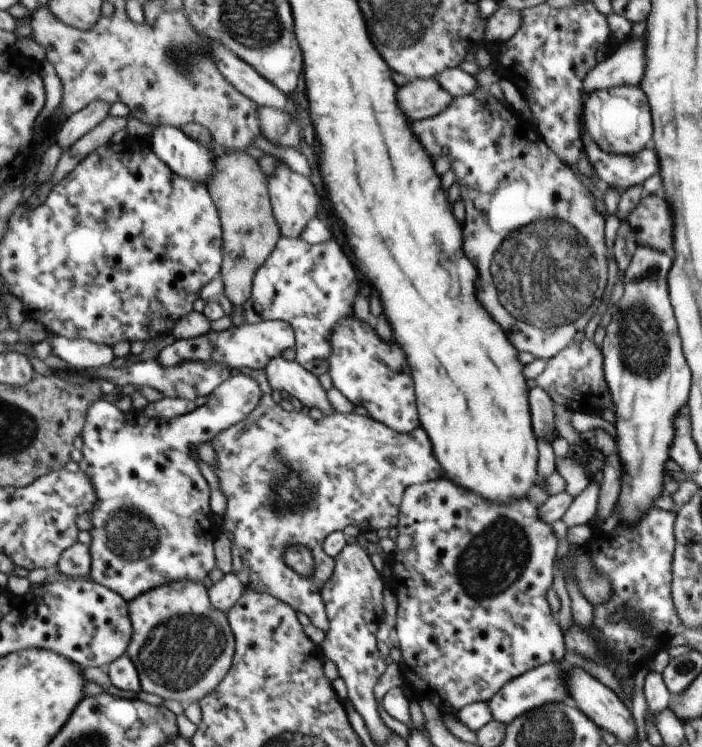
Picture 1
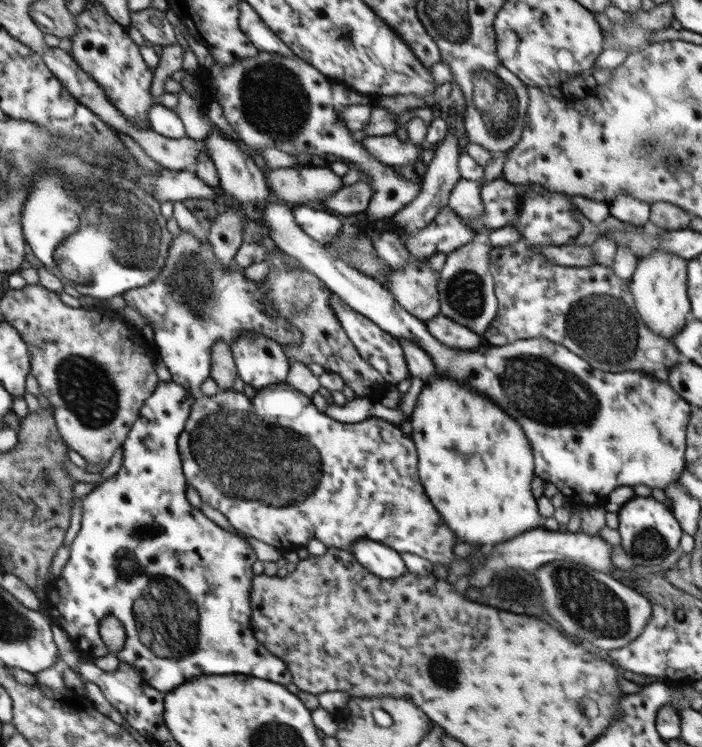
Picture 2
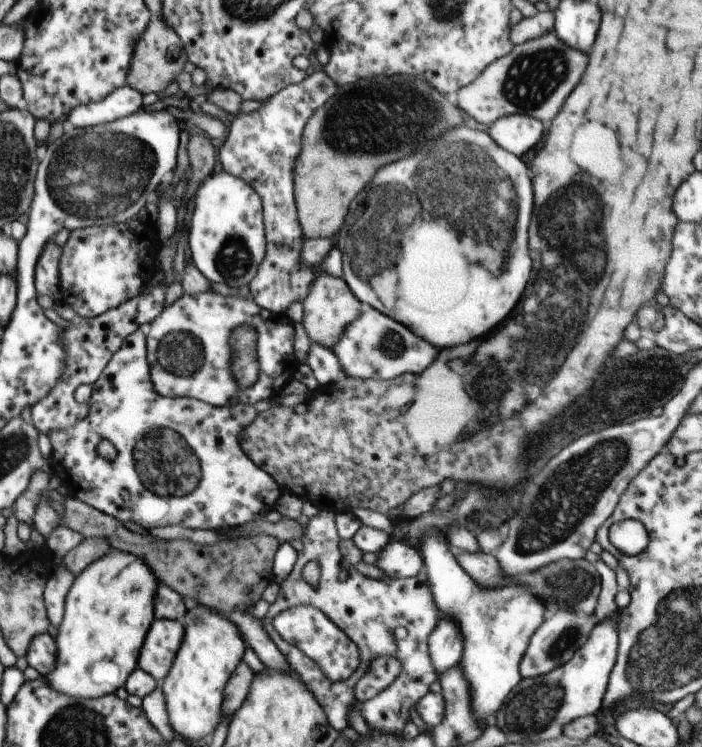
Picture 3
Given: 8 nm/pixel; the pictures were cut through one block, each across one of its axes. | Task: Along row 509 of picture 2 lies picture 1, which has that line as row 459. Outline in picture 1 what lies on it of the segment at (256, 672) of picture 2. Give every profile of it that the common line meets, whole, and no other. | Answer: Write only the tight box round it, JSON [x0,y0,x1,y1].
[79,372,261,602]

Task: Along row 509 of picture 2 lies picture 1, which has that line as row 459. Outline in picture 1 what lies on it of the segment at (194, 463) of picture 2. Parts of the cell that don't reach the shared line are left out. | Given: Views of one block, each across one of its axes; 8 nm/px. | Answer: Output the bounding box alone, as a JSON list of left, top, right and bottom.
[212,369,444,634]

